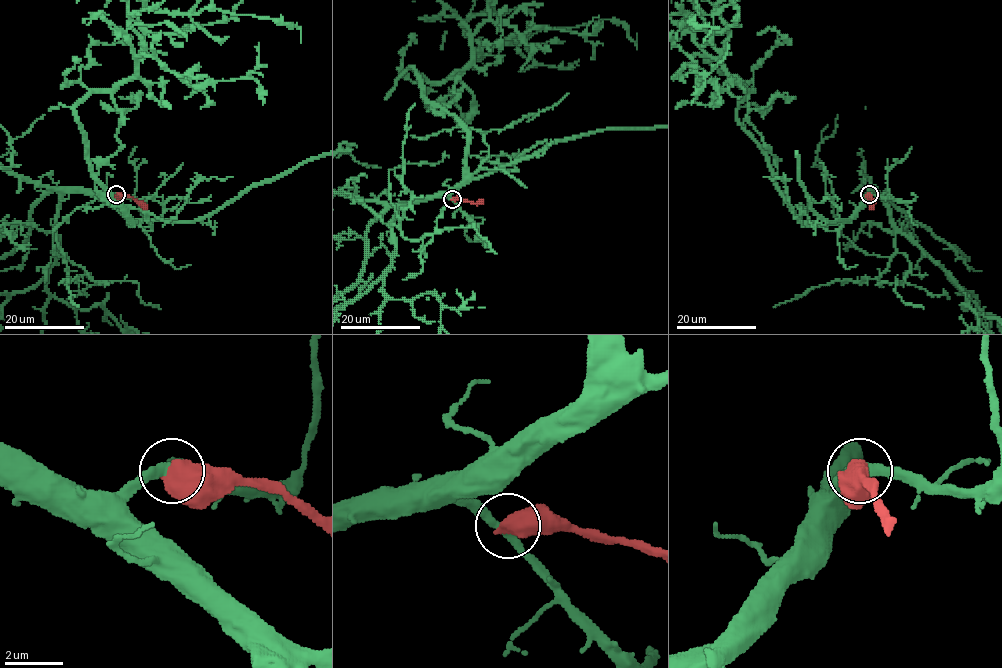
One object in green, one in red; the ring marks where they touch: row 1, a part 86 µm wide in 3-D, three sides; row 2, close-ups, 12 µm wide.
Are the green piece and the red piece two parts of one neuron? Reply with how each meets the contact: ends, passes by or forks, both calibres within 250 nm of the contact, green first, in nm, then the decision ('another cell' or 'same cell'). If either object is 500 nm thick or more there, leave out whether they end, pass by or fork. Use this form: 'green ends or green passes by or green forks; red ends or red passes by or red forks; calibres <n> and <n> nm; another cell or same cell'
calibres 320 and 800 nm; another cell

